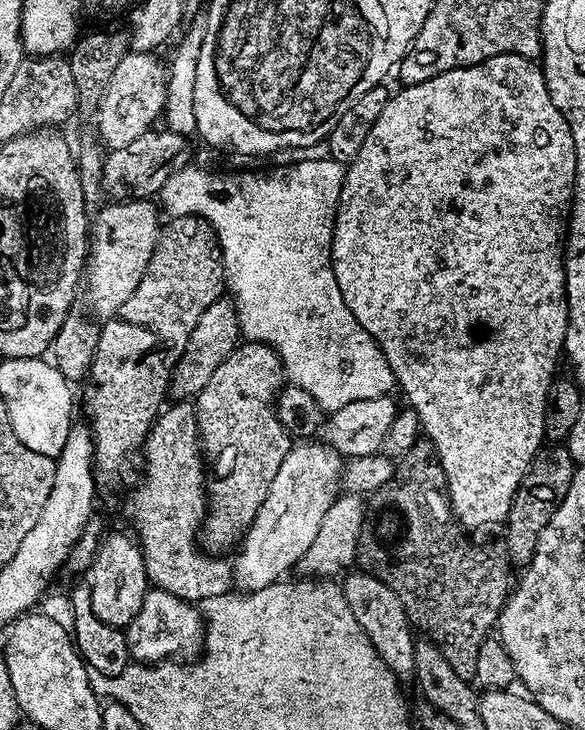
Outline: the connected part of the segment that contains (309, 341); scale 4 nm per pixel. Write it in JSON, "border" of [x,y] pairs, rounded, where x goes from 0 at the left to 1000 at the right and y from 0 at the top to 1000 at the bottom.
{"border":[[[566,216],[554,219],[513,219],[508,225],[492,225],[487,230],[465,230],[460,236],[354,236],[349,230],[323,227],[301,236],[277,255],[270,266],[270,279],[289,297],[304,296],[347,296],[352,304],[369,316],[369,330],[376,333],[376,348],[383,359],[383,382],[388,399],[403,400],[400,415],[405,421],[410,441],[410,458],[419,467],[450,468],[479,484],[479,493],[485,499],[485,514],[497,525],[506,526],[544,556],[554,560],[556,566],[566,567],[579,562],[585,556],[598,556],[598,551],[619,551],[622,545],[646,545],[648,542],[665,541],[677,526],[674,512],[653,485],[653,479],[619,452],[612,436],[598,430],[591,414],[585,408],[585,397],[578,397],[578,386],[571,381],[568,368],[568,316],[574,308],[574,284],[581,281],[581,262],[588,253],[590,226],[579,225]]]}

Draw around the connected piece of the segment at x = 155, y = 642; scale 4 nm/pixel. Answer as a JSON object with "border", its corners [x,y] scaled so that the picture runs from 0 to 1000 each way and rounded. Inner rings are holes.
{"border":[[[262,804],[243,825],[243,836],[219,853],[219,897],[241,910],[270,910],[308,901],[326,888],[340,889],[352,864],[340,832],[333,826],[304,819],[284,808]]]}

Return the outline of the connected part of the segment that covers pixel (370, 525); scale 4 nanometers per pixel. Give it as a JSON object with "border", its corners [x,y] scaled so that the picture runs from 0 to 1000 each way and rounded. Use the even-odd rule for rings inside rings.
{"border":[[[730,600],[713,603],[711,610],[703,616],[692,619],[682,626],[680,634],[674,641],[674,651],[667,660],[660,660],[660,666],[653,666],[644,674],[634,675],[632,684],[626,690],[626,705],[622,708],[622,723],[615,727],[615,741],[609,744],[607,771],[612,774],[614,782],[631,784],[639,792],[646,792],[653,797],[660,797],[660,803],[667,803],[667,808],[674,808],[674,814],[680,814],[687,830],[697,842],[697,853],[704,856],[713,867],[723,868],[730,875],[744,879],[749,890],[756,890],[756,901],[762,901],[762,907],[776,915],[783,929],[807,934],[810,933],[810,918],[817,912],[817,890],[824,885],[827,877],[836,875],[839,860],[850,859],[850,849],[855,838],[862,833],[872,815],[872,795],[868,800],[868,778],[872,779],[872,768],[853,749],[832,751],[827,745],[805,745],[800,740],[785,740],[779,736],[783,730],[781,719],[776,716],[776,708],[766,688],[766,675],[759,660],[759,645],[750,630],[742,623],[738,607]]]}

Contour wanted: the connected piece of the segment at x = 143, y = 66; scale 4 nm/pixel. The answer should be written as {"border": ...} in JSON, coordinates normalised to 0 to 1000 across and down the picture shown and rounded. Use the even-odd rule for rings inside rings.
{"border":[[[221,70],[209,85],[202,85],[202,96],[195,96],[181,118],[161,163],[166,175],[162,179],[186,204],[222,200],[229,189],[255,181],[265,171],[260,168],[275,163],[287,134],[287,111],[282,89],[272,88],[263,78],[260,71]]]}

